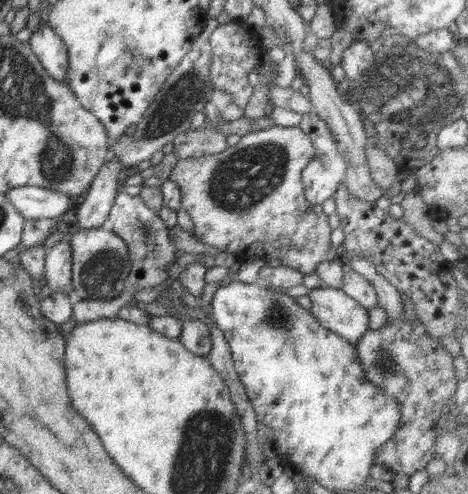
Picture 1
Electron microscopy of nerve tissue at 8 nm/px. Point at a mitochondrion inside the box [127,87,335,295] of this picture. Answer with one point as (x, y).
(247, 177)

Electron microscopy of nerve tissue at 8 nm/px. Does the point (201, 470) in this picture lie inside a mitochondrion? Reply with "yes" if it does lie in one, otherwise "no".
yes

